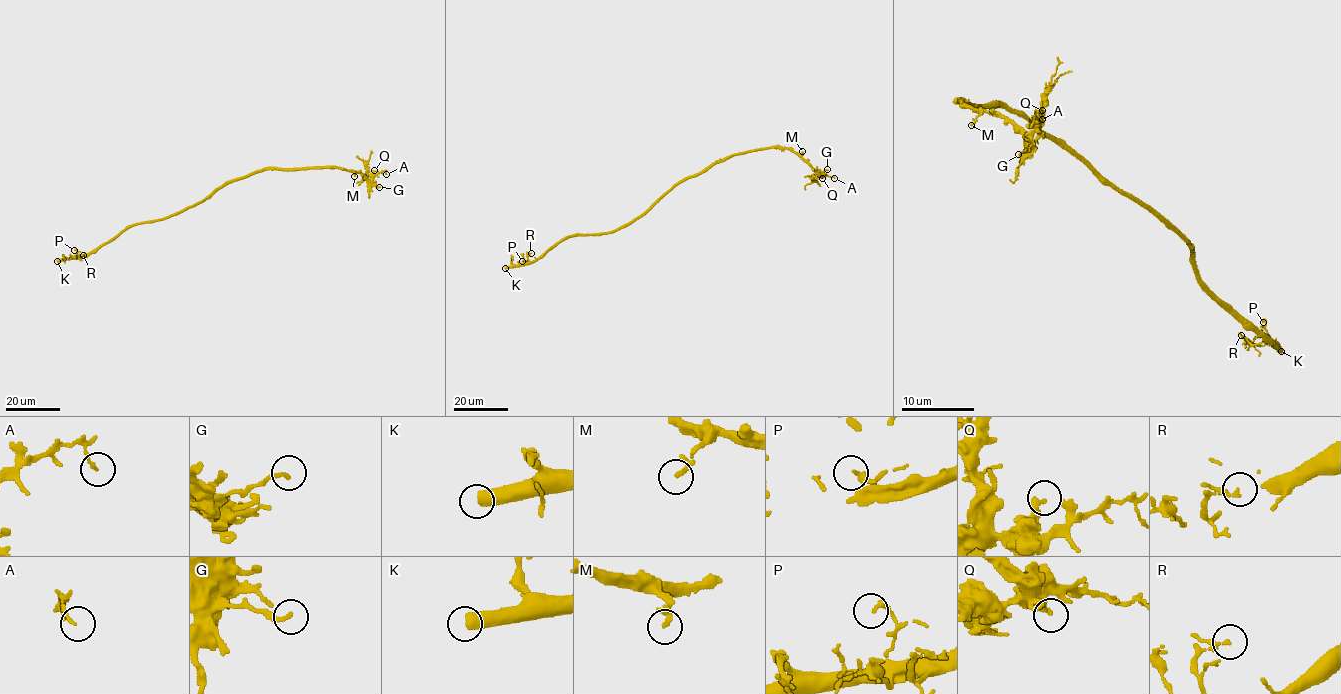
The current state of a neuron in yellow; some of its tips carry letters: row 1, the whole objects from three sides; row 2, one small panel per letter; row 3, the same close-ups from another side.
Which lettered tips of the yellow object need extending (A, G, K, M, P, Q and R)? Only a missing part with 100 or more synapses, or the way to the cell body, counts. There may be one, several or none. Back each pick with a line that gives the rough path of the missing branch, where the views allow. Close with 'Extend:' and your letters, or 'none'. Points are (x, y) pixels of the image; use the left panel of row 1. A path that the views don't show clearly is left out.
Extend: K

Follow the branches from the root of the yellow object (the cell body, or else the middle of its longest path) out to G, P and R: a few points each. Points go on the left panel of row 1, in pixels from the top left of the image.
G: (221, 188), (266, 168), (359, 171), (373, 185), (379, 187)
P: (221, 188), (164, 218), (127, 226), (90, 253), (77, 256), (74, 250)
R: (221, 188), (164, 218), (128, 225), (94, 251), (83, 255)

